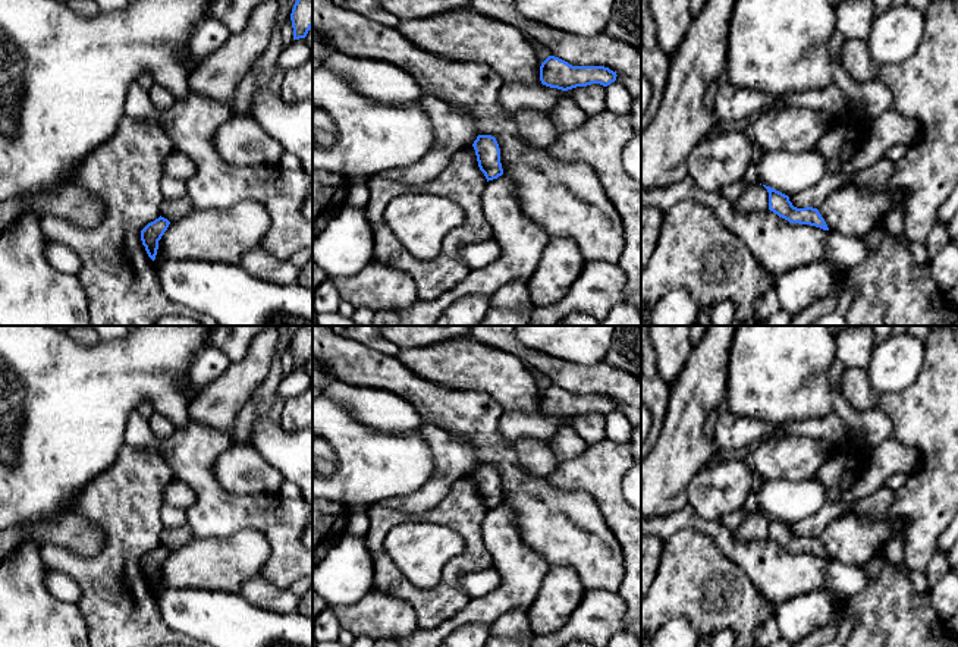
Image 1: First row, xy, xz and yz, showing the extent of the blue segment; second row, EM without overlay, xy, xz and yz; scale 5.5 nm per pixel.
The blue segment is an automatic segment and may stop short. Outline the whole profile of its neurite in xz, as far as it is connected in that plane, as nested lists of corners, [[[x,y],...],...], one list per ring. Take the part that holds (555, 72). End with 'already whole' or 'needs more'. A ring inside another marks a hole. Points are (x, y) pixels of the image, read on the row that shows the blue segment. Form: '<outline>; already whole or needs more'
[[[549,56],[540,66],[543,85],[568,91],[577,87],[600,84],[603,87],[616,81],[616,72],[604,66],[572,66],[568,62]]]; already whole

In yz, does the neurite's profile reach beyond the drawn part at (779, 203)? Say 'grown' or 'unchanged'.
unchanged

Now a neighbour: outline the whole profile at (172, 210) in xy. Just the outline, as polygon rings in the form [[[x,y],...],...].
[[[185,195],[180,200],[175,201],[166,201],[161,202],[161,213],[160,216],[167,219],[170,223],[188,216],[191,211],[194,211],[194,204],[189,200],[188,195]]]

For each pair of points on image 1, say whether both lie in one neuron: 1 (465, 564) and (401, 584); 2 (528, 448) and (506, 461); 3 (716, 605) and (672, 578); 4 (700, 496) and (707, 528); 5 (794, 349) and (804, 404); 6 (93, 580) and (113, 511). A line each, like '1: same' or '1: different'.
1: same
2: different
3: same
4: different
5: same
6: same

